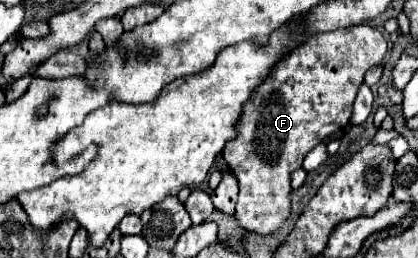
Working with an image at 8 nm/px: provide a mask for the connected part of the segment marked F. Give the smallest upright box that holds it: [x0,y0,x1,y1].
[224,25,388,235]

